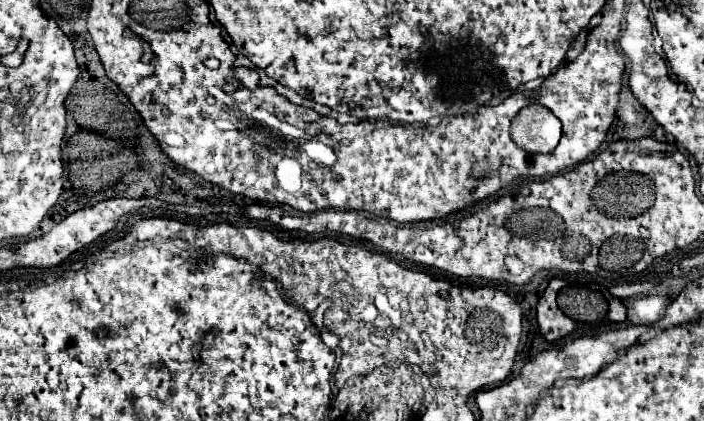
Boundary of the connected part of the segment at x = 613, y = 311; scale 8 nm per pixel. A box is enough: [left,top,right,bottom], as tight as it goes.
[607,297,627,323]

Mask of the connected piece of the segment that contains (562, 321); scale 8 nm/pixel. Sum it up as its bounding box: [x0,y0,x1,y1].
[537,279,575,341]

